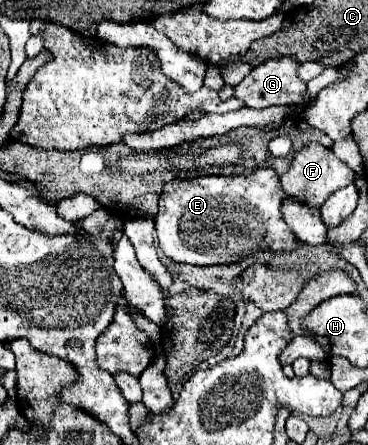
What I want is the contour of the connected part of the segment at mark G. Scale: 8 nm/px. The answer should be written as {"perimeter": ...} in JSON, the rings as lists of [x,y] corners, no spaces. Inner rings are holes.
{"perimeter":[[[289,57],[269,59],[253,67],[251,73],[239,85],[235,85],[233,95],[253,109],[263,109],[271,105],[305,105],[305,83],[301,83],[301,79],[297,77],[297,67],[299,63],[291,61]]]}

